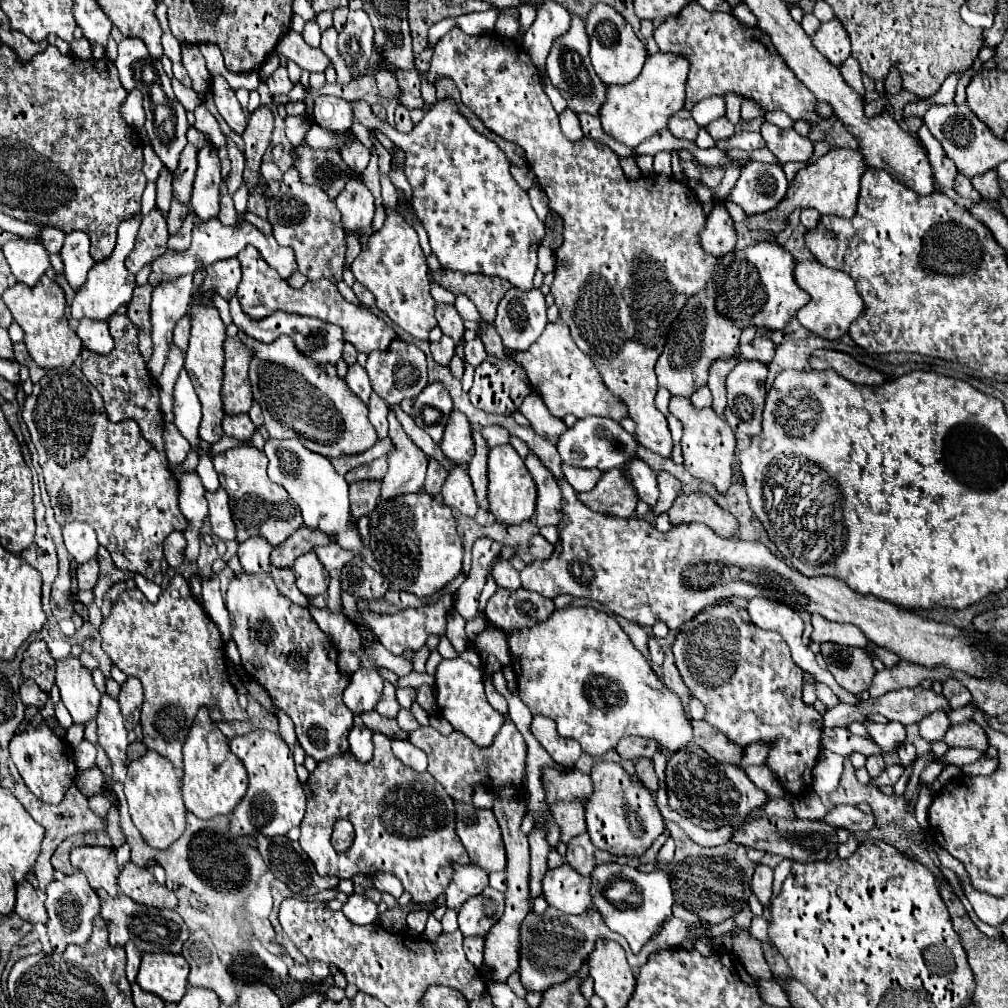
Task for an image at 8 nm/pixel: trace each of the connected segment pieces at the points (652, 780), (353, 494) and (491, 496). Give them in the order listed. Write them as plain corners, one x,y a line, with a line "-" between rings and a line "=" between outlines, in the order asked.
638,759
638,761
636,761
636,775
638,775
638,779
640,779
652,793
658,791
660,785
658,785
658,777
656,777
652,759
=
356,481
350,485
350,503
352,517
370,515
376,507
376,499
380,495
380,481
=
500,445
488,453
488,509
498,523
522,525
534,517
536,485
512,445

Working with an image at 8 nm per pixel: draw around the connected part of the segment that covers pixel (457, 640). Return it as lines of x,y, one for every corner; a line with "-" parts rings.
453,610
448,617
445,635
459,654
467,648
465,627
466,621
456,613
456,610

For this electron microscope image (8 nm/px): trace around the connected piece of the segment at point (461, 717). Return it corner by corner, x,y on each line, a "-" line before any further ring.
444,659
436,673
436,701
442,715
448,719
448,723
456,729
468,735
476,745
490,745
494,735
498,733
505,722
504,715
500,715
494,707
488,705
484,697
484,675
470,663
458,659

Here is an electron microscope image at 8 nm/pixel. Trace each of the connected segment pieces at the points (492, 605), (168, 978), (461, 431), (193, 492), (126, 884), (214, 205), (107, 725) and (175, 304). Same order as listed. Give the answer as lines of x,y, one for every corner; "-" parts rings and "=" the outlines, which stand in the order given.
520,587
518,591
496,589
488,599
486,617
490,623
502,631
514,631
522,627
532,627
554,611
554,603
542,595
=
144,953
136,983
168,1003
178,1003
186,993
188,963
182,955
=
452,411
442,437
442,453
456,465
468,465
474,457
474,441
470,433
470,421
464,413
=
196,471
194,473
184,473
180,479
180,509
184,513
184,517
190,521
184,537
188,541
186,545
186,559
196,563
198,561
198,551
200,551
200,527
202,527
202,521
204,517
208,515
208,505
206,505
206,489
204,485
200,483
=
126,863
118,875
118,887
120,893
128,895
136,903
146,903
150,907
158,909
176,909
176,895
168,891
164,885
160,885
152,871
140,869
134,863
=
204,147
198,151
198,171
192,191
192,211
208,221
220,211
220,161
214,147
=
104,693
98,709
98,745
108,753
112,767
114,767
114,779
118,783
124,783
126,779
126,727
120,713
118,701
=
182,275
174,281
162,283
152,293
150,323
152,323
154,351
146,367
154,379
162,375
162,369
168,359
168,351
172,347
174,323
178,323
178,319
188,313
192,293
194,293
192,275

